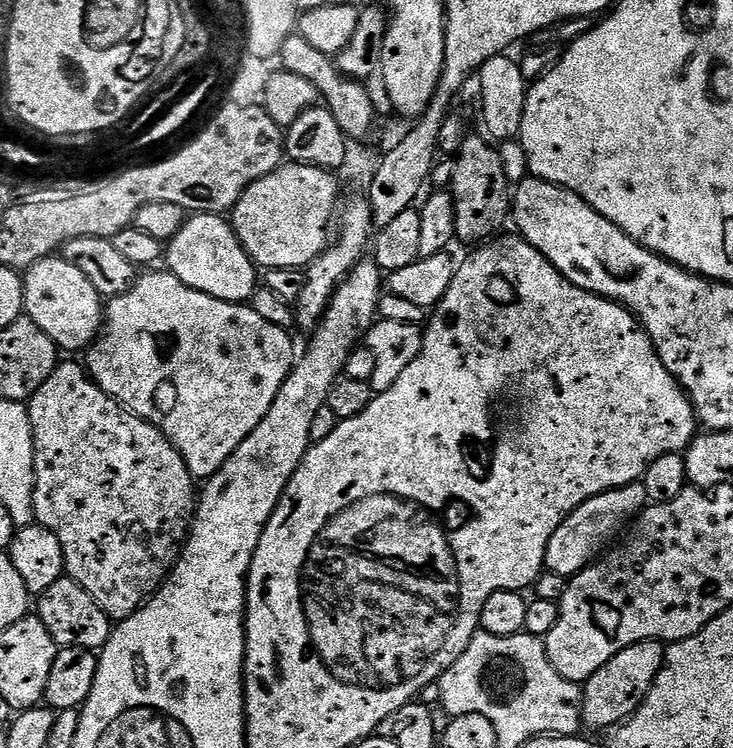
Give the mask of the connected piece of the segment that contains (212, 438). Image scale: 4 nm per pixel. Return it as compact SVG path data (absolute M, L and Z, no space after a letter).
M152 270L141 275L129 292L113 296L107 301L100 334L92 341L86 352L86 357L88 356L86 371L109 398L118 401L129 412L142 417L146 423L154 425L180 451L180 457L186 462L190 474L197 481L204 482L232 457L234 450L238 450L238 446L242 446L246 437L260 425L262 418L266 418L270 406L274 406L274 398L278 398L286 378L294 367L292 340L288 337L289 329L274 326L274 322L266 322L266 318L254 314L254 310L247 303L232 304L230 301L219 300L184 285L168 270L156 271L160 270Z

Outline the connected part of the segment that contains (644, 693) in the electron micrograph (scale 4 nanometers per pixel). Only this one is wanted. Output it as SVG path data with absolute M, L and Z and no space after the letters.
M643 640L626 650L622 650L602 670L583 681L582 684L582 720L592 728L615 729L624 723L640 704L648 697L653 682L664 665L665 645L658 640Z

